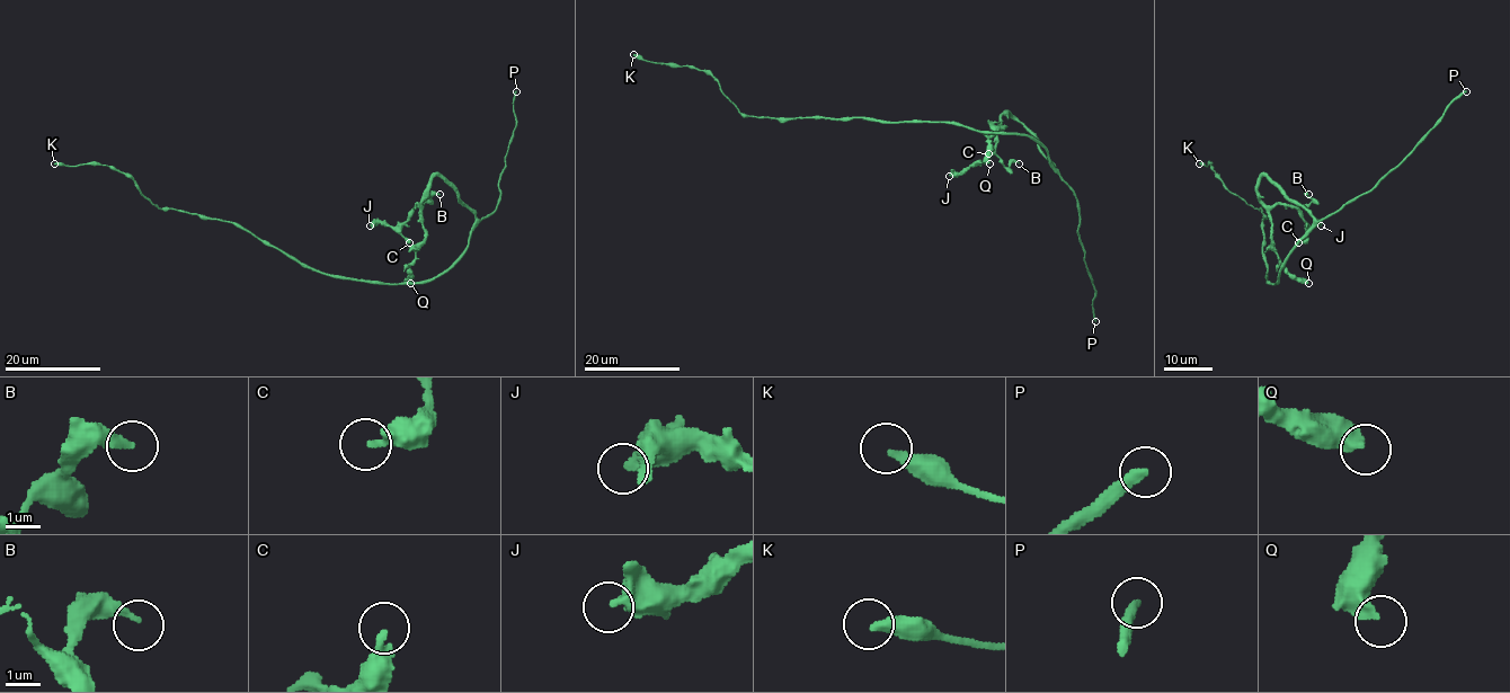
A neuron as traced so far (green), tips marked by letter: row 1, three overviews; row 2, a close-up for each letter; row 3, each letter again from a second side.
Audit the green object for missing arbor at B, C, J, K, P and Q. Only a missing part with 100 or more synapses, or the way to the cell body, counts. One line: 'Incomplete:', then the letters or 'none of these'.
Incomplete: P

